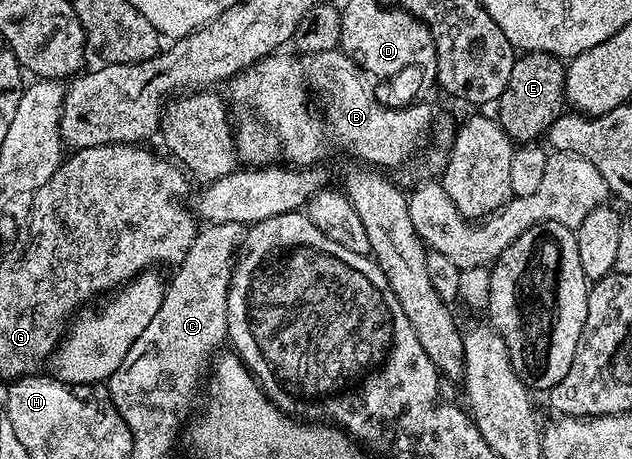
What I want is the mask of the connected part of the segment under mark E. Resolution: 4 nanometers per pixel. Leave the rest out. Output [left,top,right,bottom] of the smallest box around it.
[495,52,566,144]

